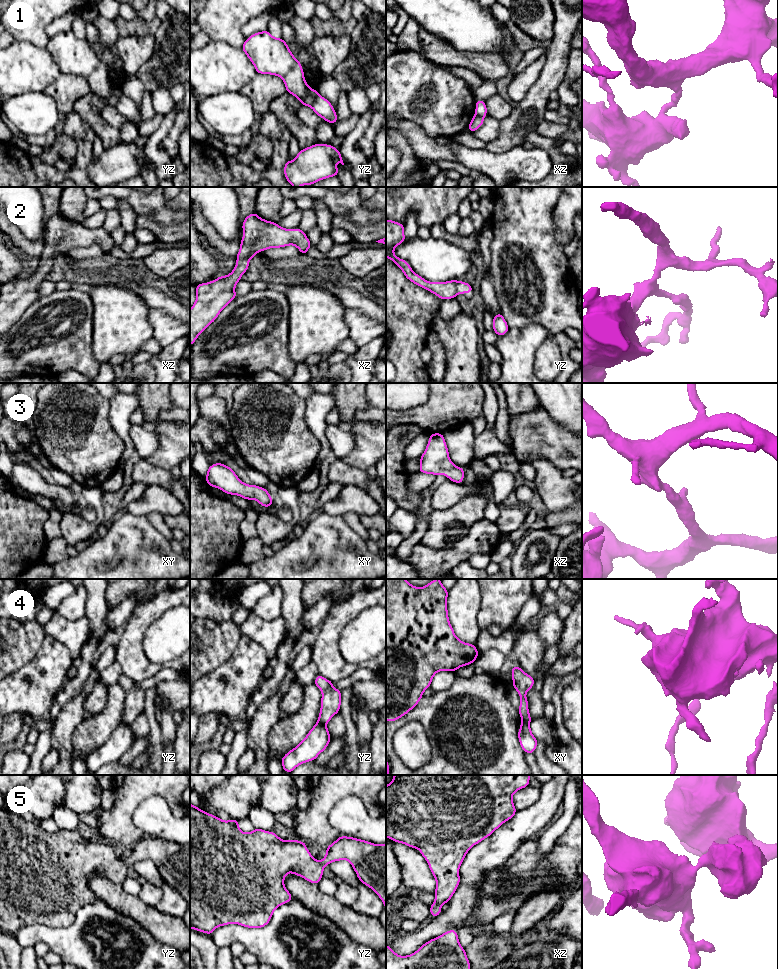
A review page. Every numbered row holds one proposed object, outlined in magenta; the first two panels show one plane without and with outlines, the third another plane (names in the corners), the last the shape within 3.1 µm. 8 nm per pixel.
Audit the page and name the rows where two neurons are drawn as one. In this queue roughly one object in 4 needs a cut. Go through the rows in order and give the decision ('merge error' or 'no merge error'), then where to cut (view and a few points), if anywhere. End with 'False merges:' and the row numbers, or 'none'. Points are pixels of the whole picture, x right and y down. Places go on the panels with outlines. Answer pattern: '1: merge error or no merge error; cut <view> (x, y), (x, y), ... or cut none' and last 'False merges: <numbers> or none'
1: merge error; cut yz (318, 94), (311, 106)
2: no merge error; cut none
3: no merge error; cut none
4: merge error; cut yz (318, 720), (325, 725)
5: no merge error; cut none
False merges: 1, 4

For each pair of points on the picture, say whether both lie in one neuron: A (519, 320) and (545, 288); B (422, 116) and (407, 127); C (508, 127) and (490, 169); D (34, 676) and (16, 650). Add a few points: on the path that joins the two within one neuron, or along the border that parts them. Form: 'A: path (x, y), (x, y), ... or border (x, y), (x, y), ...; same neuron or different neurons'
A: path (525, 312), (541, 296); same neuron
B: border (403, 118), (413, 121), (432, 137); different neurons
C: border (519, 145), (500, 153), (492, 153), (485, 149); different neurons
D: border (41, 646), (29, 661), (10, 673); different neurons

